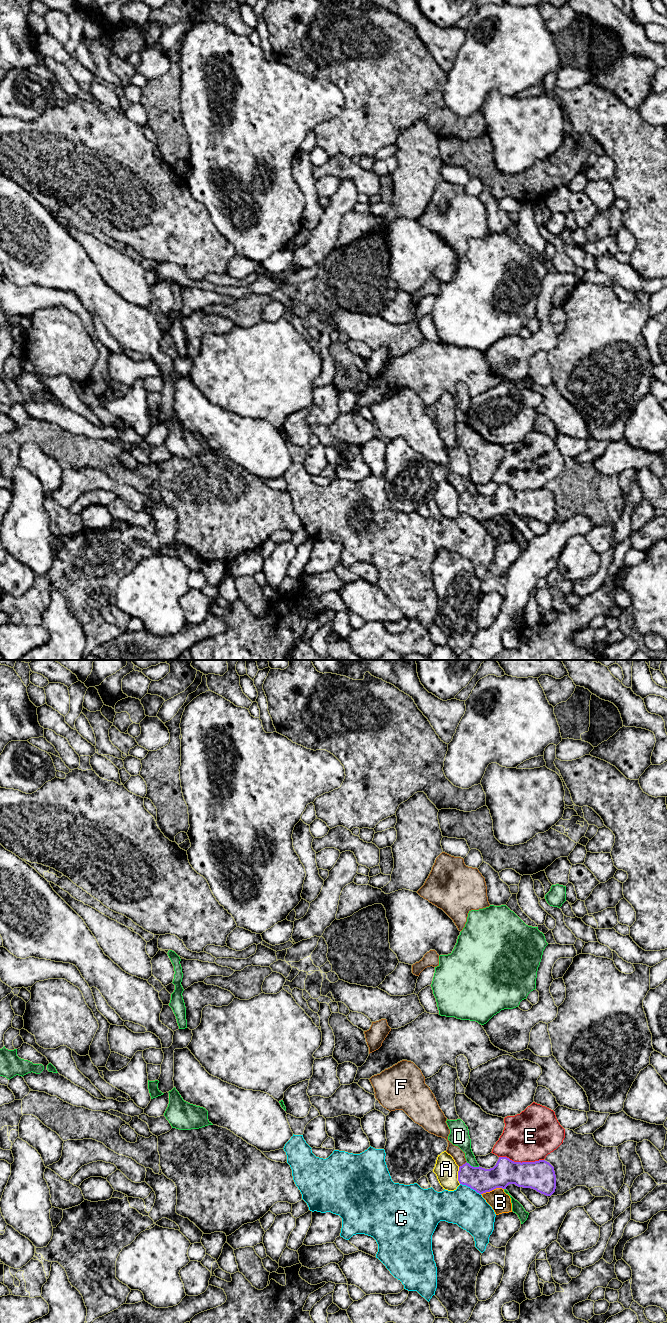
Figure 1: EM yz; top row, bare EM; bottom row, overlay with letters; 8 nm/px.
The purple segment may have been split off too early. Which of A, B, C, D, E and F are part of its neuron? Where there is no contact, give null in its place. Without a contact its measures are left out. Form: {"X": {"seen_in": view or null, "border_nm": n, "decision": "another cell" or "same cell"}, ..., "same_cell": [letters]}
{"A": {"seen_in": "yz", "border_nm": 140, "decision": "another cell"}, "B": {"seen_in": "yz", "border_nm": 190, "decision": "another cell"}, "C": {"seen_in": "yz", "border_nm": 190, "decision": "another cell"}, "D": {"seen_in": "yz", "border_nm": 120, "decision": "another cell"}, "E": {"seen_in": "yz", "border_nm": 360, "decision": "another cell"}, "F": {"seen_in": "yz", "border_nm": 80, "decision": "another cell"}, "same_cell": []}

